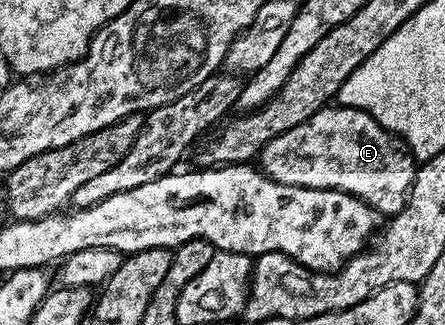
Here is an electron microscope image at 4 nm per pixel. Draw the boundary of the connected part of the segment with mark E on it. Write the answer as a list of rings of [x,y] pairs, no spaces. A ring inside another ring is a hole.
[[[329,105],[314,113],[314,117],[302,121],[302,125],[274,137],[274,141],[270,141],[260,150],[258,166],[264,174],[282,185],[345,191],[366,201],[381,216],[391,217],[398,214],[408,203],[418,161],[408,150],[408,144],[387,131],[378,121],[374,121],[370,113],[359,111],[356,107]]]

